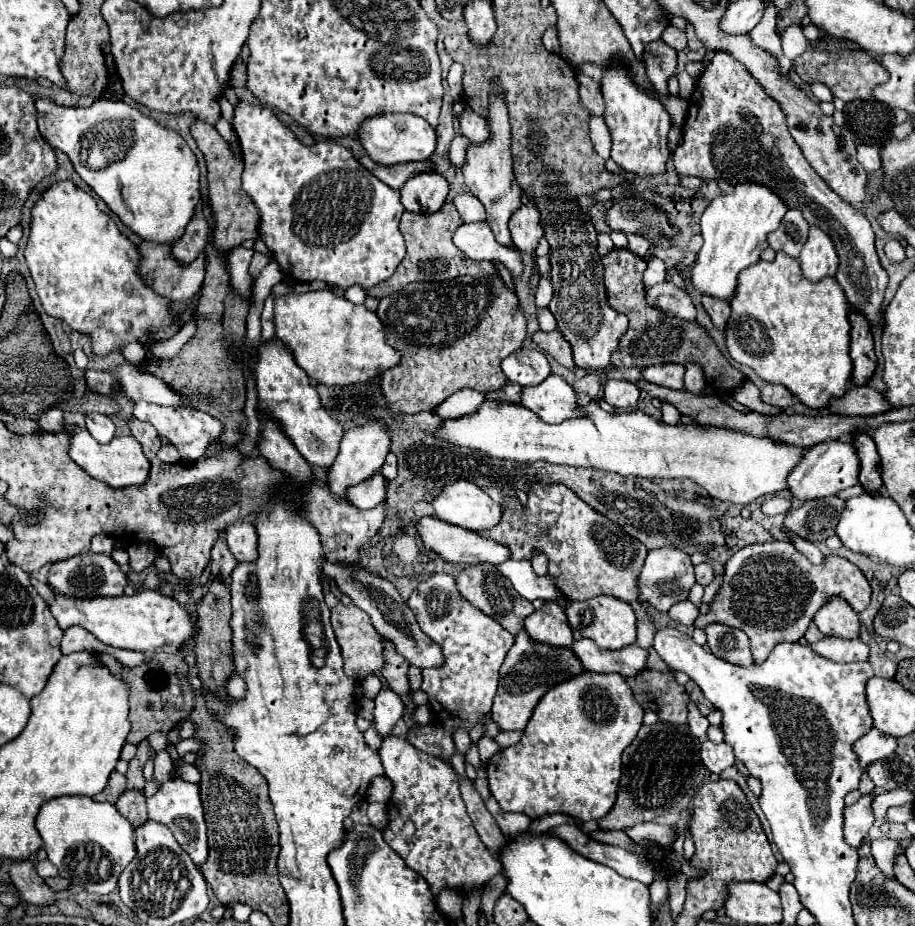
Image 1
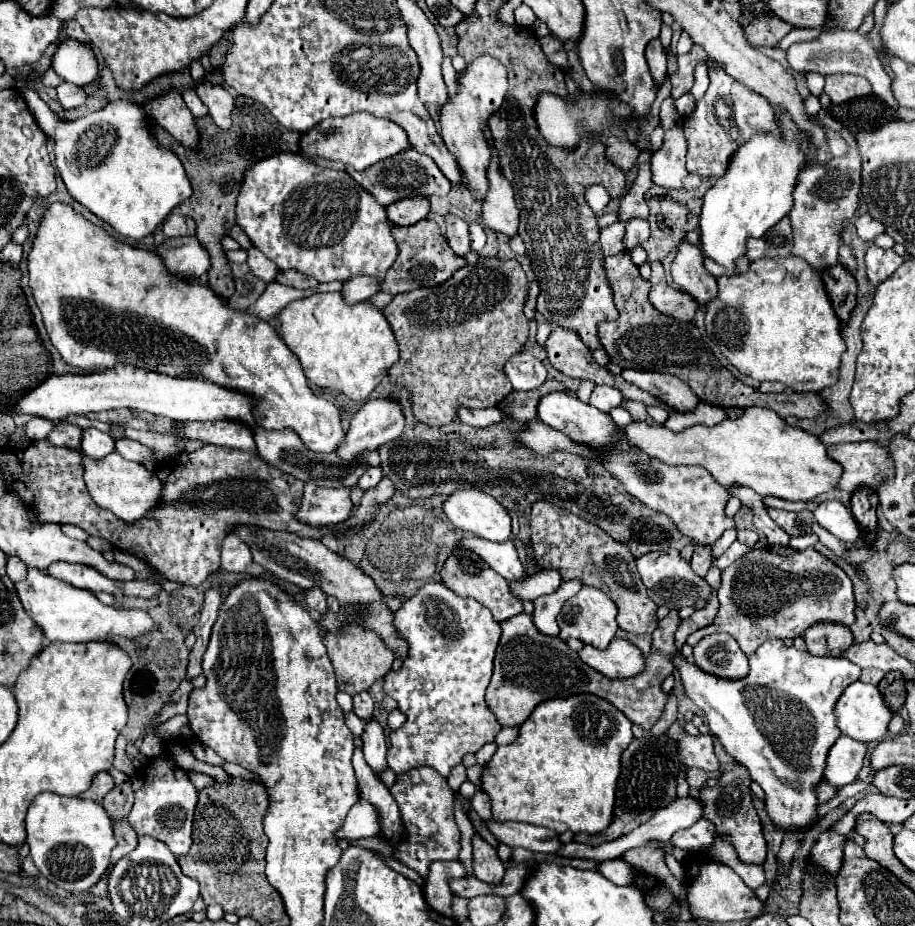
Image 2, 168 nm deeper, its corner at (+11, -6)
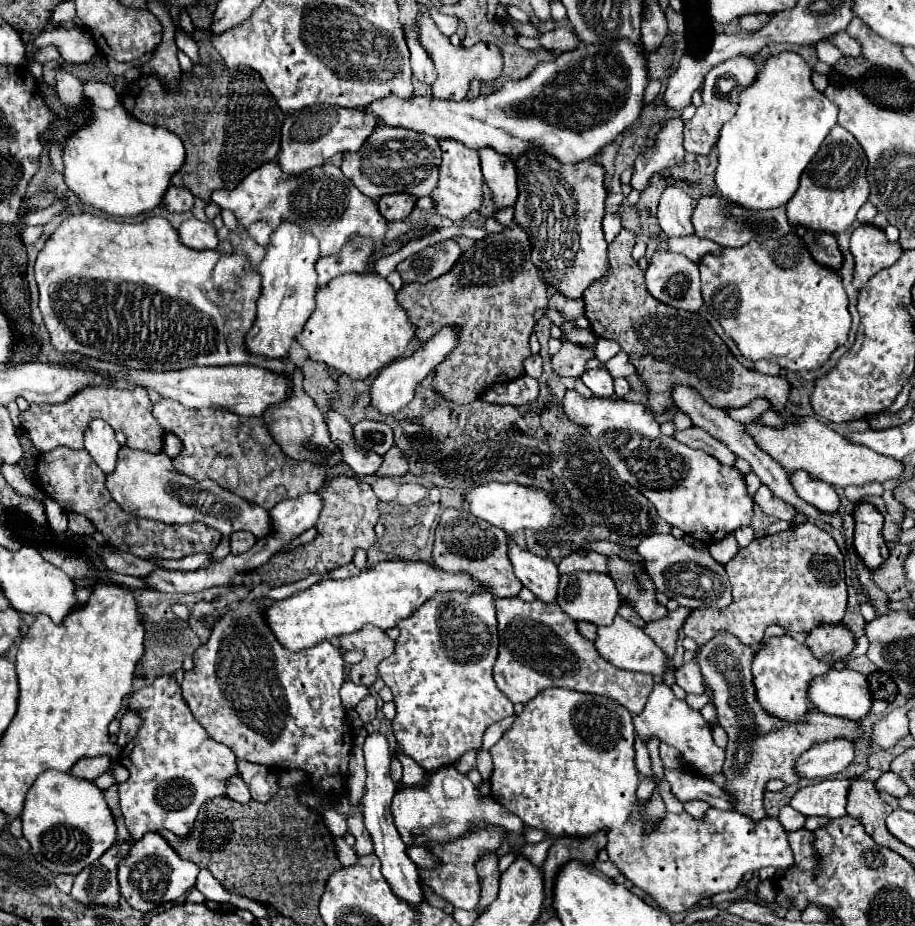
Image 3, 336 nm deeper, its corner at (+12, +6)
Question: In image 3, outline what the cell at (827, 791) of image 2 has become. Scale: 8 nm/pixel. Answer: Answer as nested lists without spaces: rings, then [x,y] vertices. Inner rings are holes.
[[[717,634],[697,652],[701,674],[713,688],[713,704],[719,712],[719,724],[729,736],[727,760],[723,766],[723,774],[729,780],[725,790],[735,794],[737,812],[747,814],[753,820],[761,820],[765,818],[763,792],[769,780],[779,776],[785,784],[799,782],[801,778],[795,776],[793,764],[805,750],[809,750],[817,742],[827,742],[835,738],[847,738],[851,742],[857,742],[859,738],[863,738],[863,730],[859,722],[851,722],[849,718],[835,718],[823,712],[807,712],[803,722],[787,722],[767,714],[767,710],[763,712],[759,700],[755,698],[751,658],[753,652],[731,634]]]

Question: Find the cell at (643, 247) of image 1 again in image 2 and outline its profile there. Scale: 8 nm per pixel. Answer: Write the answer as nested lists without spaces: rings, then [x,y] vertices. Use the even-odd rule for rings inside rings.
[[[632,218],[628,224],[626,224],[626,234],[622,238],[624,242],[624,250],[632,250],[636,246],[640,246],[644,240],[648,238],[648,222],[642,220],[642,218]]]

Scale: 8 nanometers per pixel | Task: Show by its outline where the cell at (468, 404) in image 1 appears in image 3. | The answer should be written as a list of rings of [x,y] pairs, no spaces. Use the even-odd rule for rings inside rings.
[[[523,376],[517,378],[513,382],[507,384],[499,384],[489,388],[481,400],[485,402],[493,402],[493,404],[511,404],[511,406],[525,406],[535,402],[535,398],[539,396],[539,380],[531,378],[531,376]]]

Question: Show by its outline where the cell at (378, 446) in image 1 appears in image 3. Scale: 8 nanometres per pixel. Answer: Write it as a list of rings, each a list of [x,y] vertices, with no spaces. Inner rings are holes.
[[[445,326],[445,330],[439,330],[437,334],[433,334],[425,344],[421,344],[411,356],[407,358],[397,358],[395,362],[391,362],[389,366],[385,366],[379,376],[375,378],[373,386],[371,386],[371,404],[383,412],[383,414],[393,414],[397,410],[401,410],[403,406],[407,406],[413,400],[413,392],[415,386],[437,368],[437,364],[441,364],[447,354],[451,350],[455,350],[457,346],[457,338],[459,338],[459,326]]]

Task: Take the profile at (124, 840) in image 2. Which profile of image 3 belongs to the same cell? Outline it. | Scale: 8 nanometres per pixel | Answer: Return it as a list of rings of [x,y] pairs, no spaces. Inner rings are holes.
[[[131,842],[121,846],[111,846],[99,858],[99,862],[93,862],[91,866],[83,868],[73,882],[73,890],[69,896],[75,902],[81,902],[85,906],[119,906],[119,882],[117,882],[117,866],[127,856],[131,848]]]

